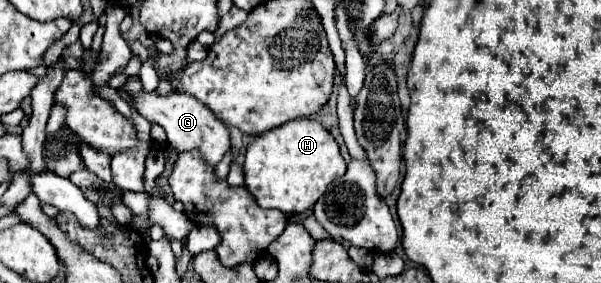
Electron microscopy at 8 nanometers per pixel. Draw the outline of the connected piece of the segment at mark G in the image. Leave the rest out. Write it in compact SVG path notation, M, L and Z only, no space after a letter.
M133 76L129 82L125 82L119 90L125 90L125 92L133 94L139 114L143 114L149 122L157 122L157 124L161 124L165 128L167 142L177 152L197 150L209 166L215 166L231 150L231 138L229 138L227 126L223 122L219 122L211 114L211 110L207 110L197 98L191 98L191 96L179 94L179 92L175 92L171 96L159 96L157 92L147 94L147 92L143 92L141 82L139 82L137 76Z

